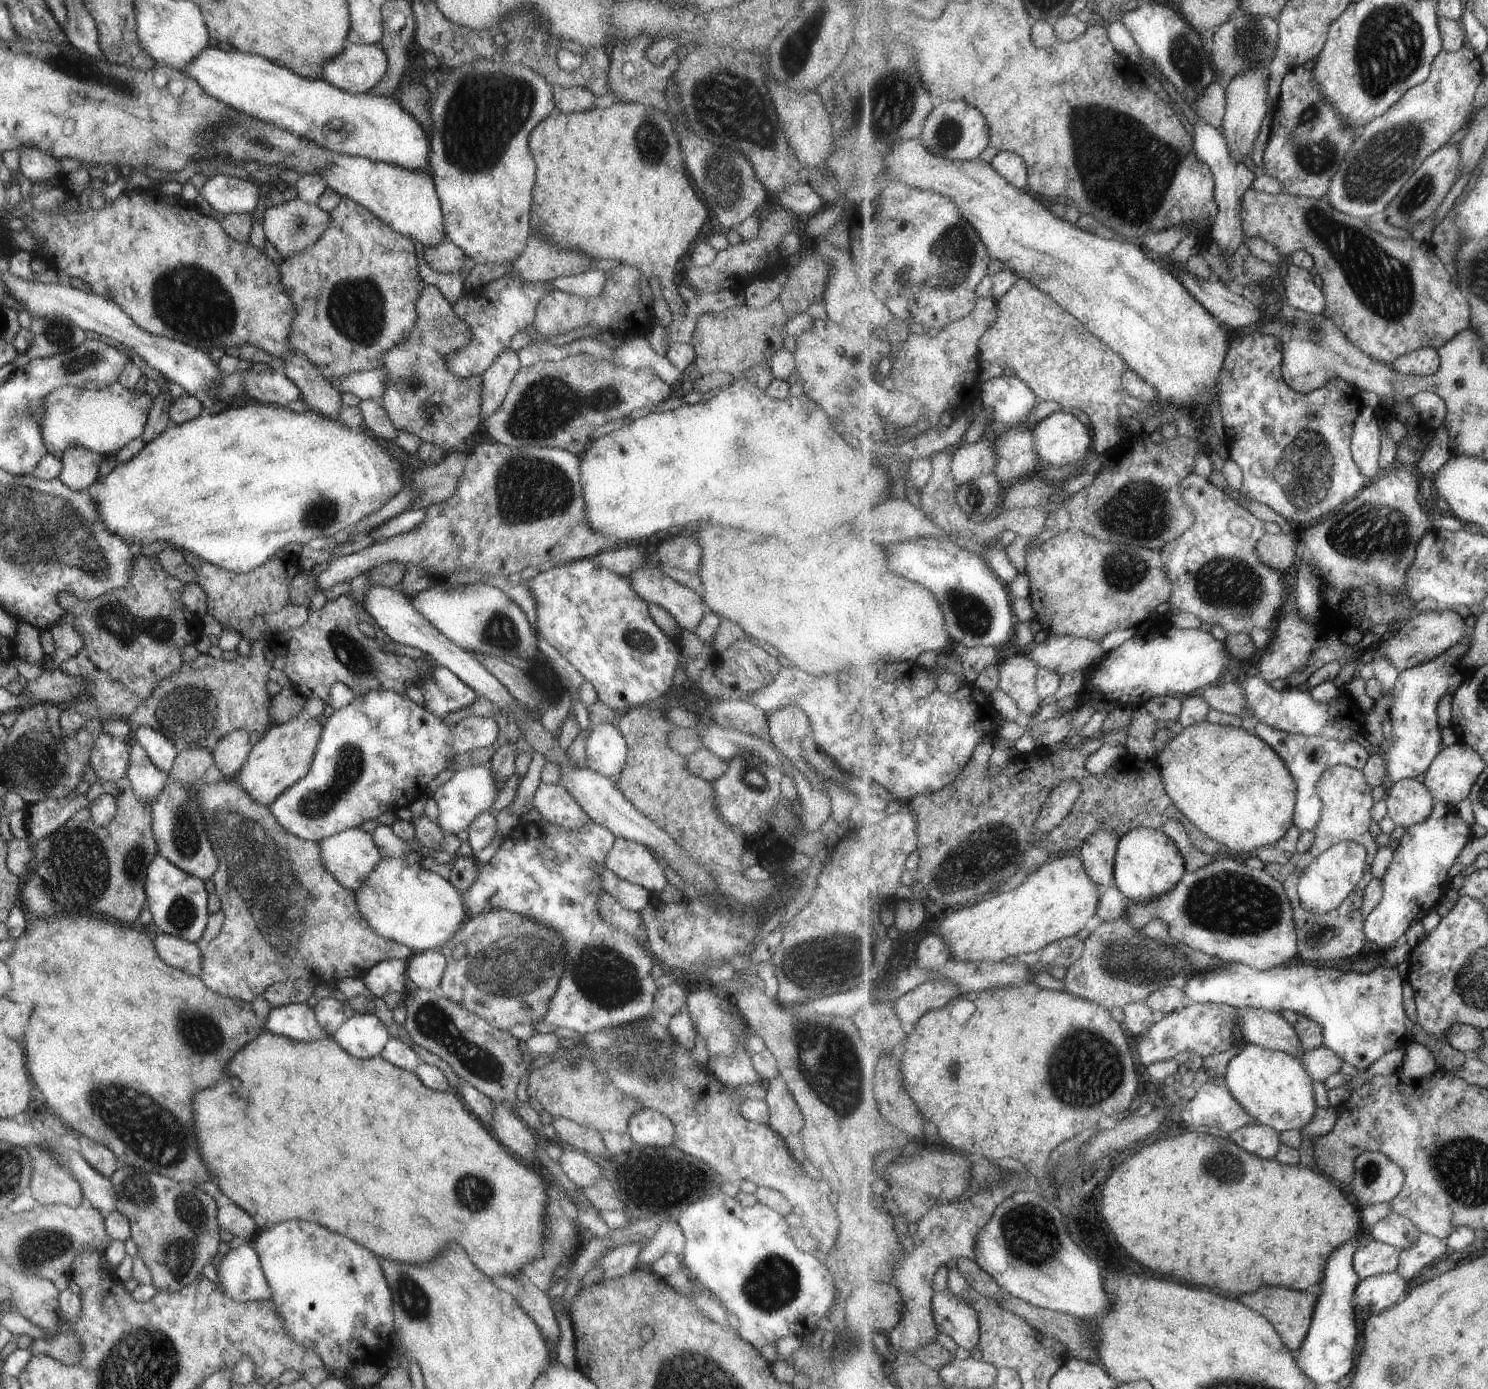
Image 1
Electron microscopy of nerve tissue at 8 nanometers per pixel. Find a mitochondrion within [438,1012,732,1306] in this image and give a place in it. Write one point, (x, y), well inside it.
(643, 1057)

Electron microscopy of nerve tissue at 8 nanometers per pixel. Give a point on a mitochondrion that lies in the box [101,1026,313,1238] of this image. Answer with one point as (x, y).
(140, 1190)

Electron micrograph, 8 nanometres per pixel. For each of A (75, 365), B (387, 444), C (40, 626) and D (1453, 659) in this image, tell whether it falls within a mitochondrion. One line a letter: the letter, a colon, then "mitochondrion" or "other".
A: mitochondrion
B: other
C: other
D: other

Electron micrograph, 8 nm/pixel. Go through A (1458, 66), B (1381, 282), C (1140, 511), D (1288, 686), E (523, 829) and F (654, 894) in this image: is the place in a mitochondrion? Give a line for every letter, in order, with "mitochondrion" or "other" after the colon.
A: other
B: mitochondrion
C: mitochondrion
D: other
E: other
F: other

